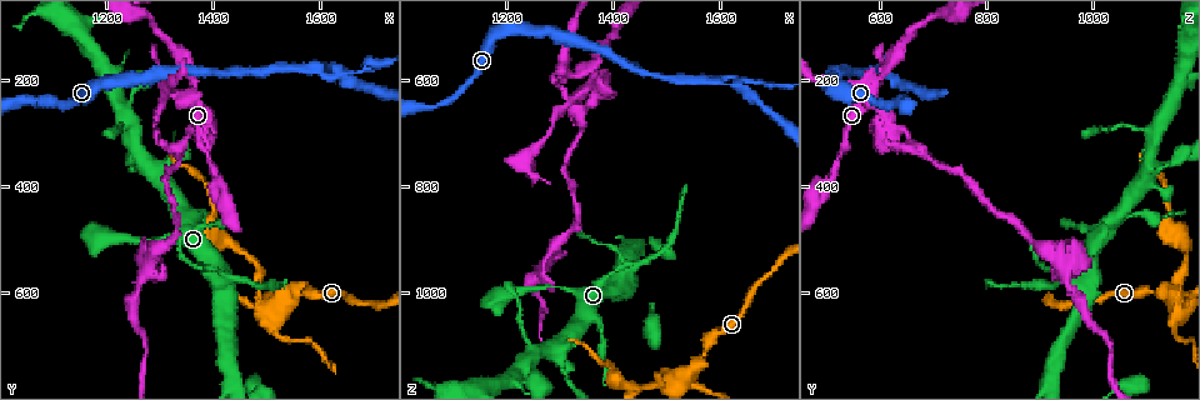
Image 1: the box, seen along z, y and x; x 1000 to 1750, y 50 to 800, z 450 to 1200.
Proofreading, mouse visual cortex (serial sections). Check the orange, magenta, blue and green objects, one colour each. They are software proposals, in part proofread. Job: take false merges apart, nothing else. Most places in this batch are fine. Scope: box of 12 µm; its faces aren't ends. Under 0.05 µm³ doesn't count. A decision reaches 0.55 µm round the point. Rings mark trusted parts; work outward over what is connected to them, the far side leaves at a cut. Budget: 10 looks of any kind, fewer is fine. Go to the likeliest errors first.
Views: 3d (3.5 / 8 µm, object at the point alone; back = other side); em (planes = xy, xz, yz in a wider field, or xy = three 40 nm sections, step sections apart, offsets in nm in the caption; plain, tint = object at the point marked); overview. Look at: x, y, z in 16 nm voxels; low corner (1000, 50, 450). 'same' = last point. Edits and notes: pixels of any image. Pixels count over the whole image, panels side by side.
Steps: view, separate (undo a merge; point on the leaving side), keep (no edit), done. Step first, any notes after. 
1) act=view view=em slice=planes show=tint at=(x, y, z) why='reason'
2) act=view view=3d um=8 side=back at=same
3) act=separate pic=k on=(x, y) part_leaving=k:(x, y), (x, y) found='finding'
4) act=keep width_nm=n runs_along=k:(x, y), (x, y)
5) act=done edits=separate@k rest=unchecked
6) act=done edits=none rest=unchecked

act=view view=3d um=3.5 at=(1320, 230, 590) why='sharp bend'

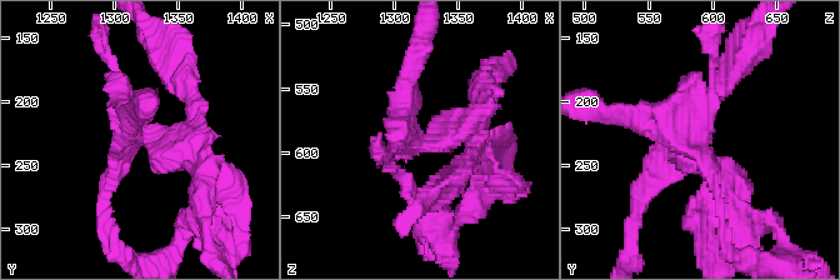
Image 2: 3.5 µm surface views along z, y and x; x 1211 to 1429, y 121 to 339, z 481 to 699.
act=view view=em slice=xy step=2 show=tint at=(1322, 228, 592)

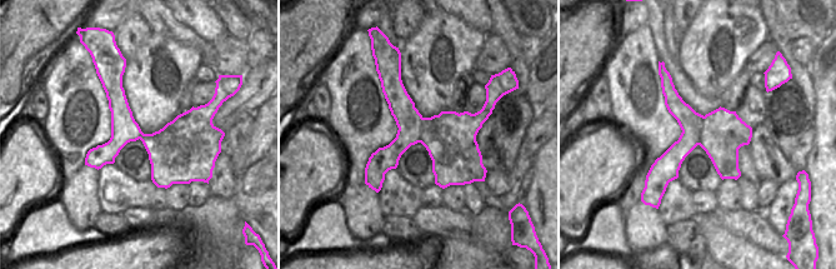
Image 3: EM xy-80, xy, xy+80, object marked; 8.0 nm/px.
act=separate pic=2 on=(120, 131) part_leaving=2:(143, 138), (104, 191), (108, 241) found='a second cell is stuck on'

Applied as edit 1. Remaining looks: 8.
act=view view=3d um=8 at=(1635, 185, 610) why='three-way junction'

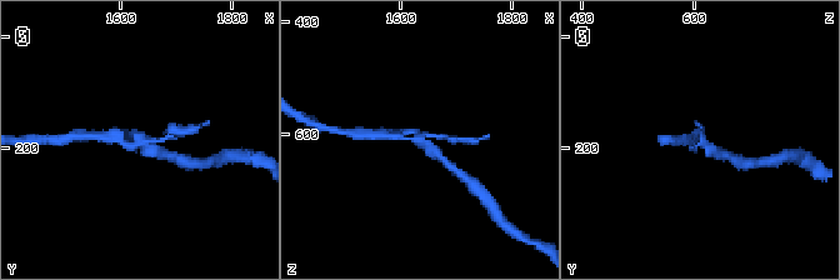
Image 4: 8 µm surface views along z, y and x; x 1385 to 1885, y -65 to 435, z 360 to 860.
act=view view=3d um=3.5 at=(1635, 190, 610) why='zoom in'

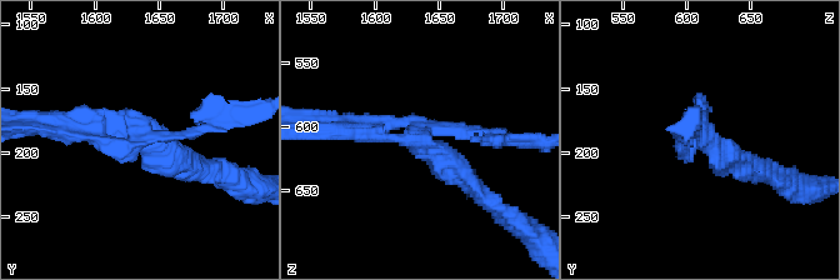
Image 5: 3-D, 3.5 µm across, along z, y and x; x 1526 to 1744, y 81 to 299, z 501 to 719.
act=view view=em slice=xy step=3 show=tint at=(1636, 188, 610) arms=3 arm_widths_nm=150,250,300

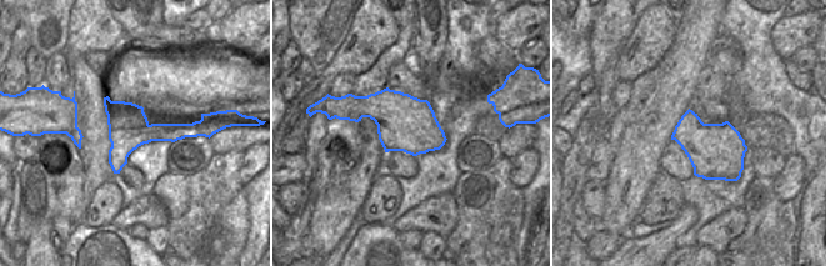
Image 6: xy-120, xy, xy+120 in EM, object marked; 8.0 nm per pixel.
act=separate pic=5 on=(479, 135) width_nm=440 part_leaving=5:(434, 131), (541, 144) found='a second cell is stuck on'

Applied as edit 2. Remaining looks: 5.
act=view view=overview

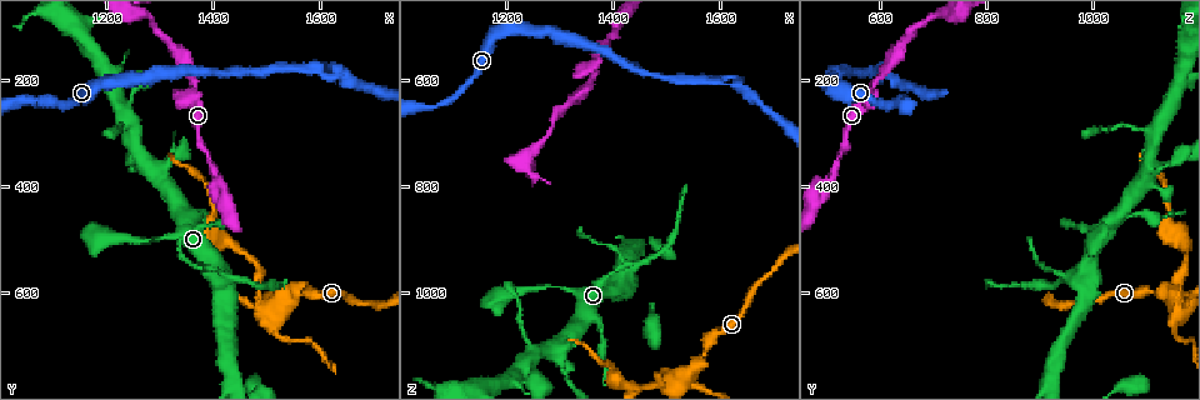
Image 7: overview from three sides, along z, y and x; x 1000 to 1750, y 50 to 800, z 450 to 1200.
act=view view=3d um=8 at=(1420, 570, 965) why='two arms in line, one across'

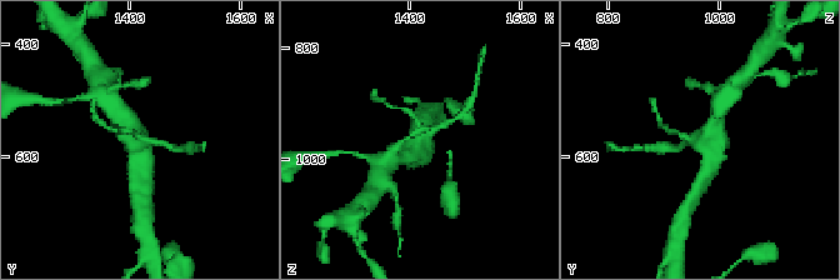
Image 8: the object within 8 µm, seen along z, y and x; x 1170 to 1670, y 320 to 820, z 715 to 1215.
act=view view=3d um=3.5 side=back at=(1415, 570, 970) why='closer look'

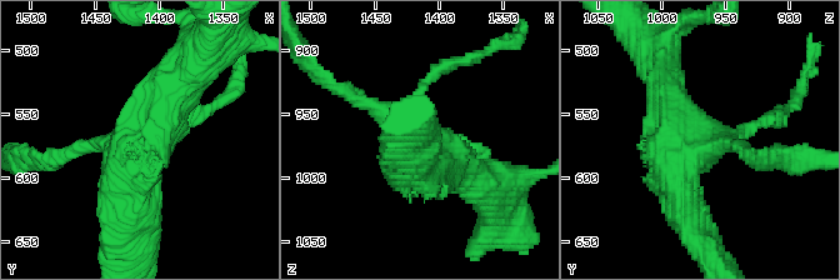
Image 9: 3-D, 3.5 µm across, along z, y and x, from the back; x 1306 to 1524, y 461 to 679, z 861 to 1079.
act=view view=em slice=xy step=5 show=tint at=same why='now the EM'

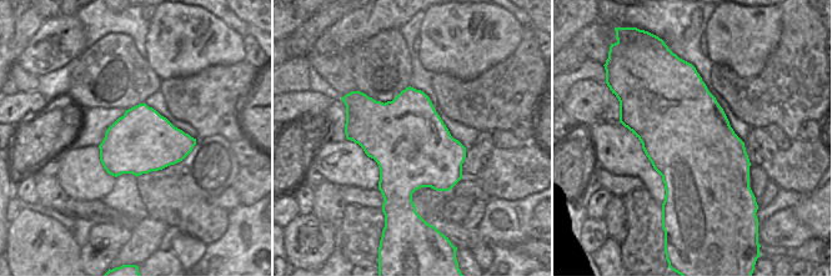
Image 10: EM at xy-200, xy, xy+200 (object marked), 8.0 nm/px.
act=keep found='one cell here'

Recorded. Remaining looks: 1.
act=done edits=separate@2,separate@5 rest=unchecked

